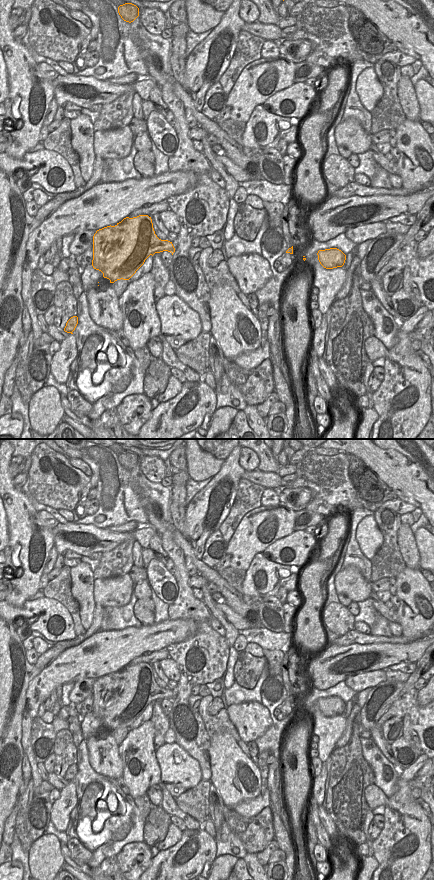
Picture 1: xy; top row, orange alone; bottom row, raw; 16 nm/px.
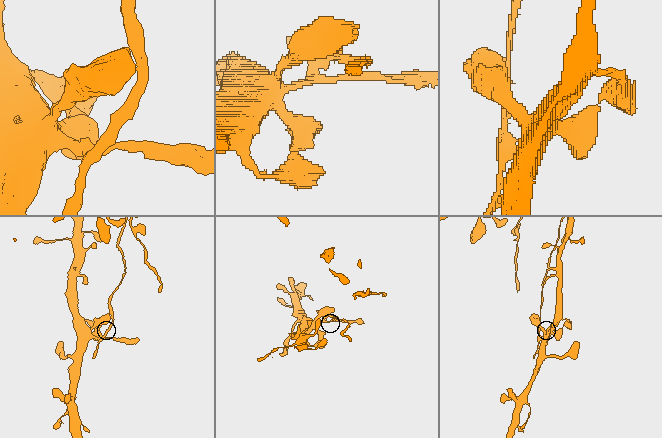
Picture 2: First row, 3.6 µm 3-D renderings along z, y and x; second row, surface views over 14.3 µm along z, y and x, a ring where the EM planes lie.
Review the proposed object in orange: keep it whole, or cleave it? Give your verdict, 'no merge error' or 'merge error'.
merge error

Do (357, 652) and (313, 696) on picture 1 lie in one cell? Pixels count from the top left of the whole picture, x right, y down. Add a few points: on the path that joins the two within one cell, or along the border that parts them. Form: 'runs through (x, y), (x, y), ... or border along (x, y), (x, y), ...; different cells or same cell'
border along (341, 681), (326, 689), (315, 689), (312, 687); different cells

